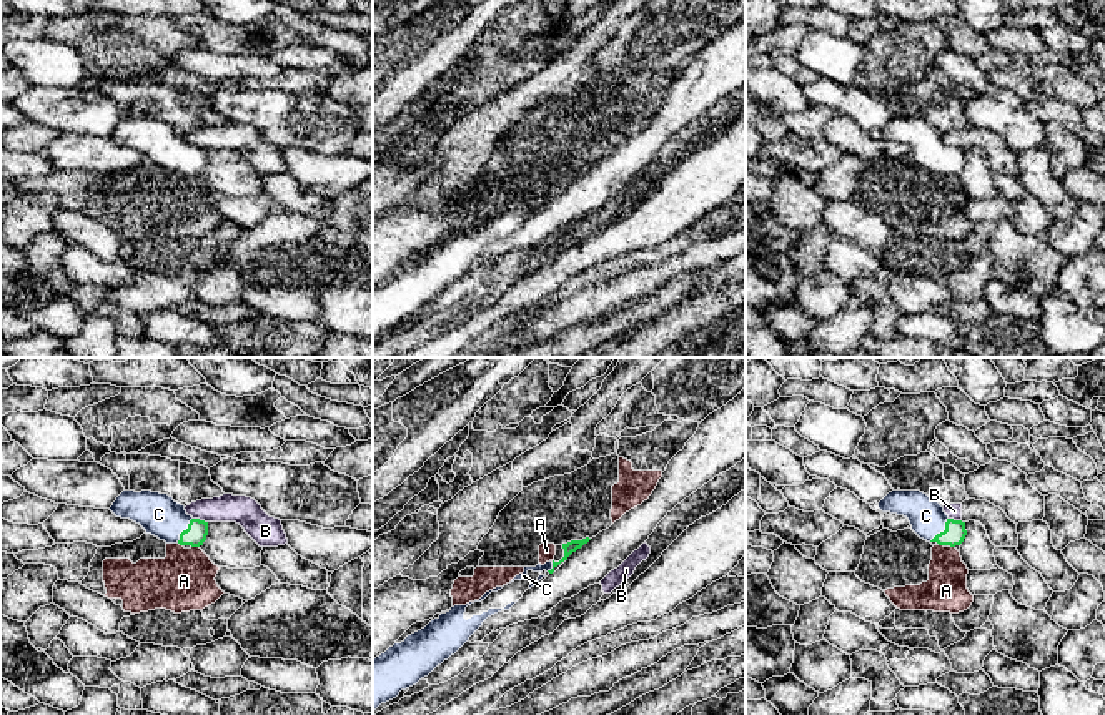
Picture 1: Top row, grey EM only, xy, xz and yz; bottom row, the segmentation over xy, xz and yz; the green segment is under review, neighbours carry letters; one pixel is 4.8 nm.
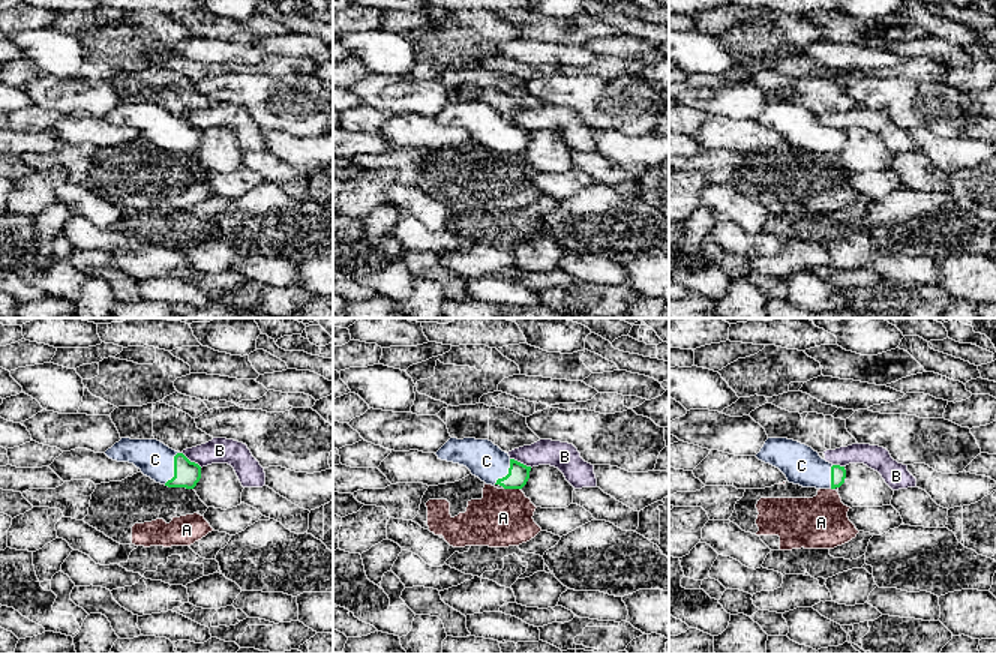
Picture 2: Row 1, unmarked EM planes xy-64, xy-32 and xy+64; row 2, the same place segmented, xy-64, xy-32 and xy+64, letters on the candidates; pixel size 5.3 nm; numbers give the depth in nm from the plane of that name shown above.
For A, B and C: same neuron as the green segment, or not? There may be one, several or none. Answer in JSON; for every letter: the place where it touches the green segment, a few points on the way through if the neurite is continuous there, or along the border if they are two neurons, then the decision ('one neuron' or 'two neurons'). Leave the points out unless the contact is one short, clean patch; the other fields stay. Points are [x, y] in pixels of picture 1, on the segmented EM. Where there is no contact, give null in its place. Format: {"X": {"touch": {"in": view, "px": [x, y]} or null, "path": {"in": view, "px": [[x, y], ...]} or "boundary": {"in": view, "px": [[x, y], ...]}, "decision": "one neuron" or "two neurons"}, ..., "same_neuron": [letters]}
{"A": {"touch": {"in": "xy", "px": [195, 546]}, "boundary": {"in": "xy", "px": [[192, 546], [198, 547]]}, "decision": "two neurons"}, "B": {"touch": {"in": "xy", "px": [198, 519]}, "decision": "two neurons"}, "C": {"touch": {"in": "xy", "px": [183, 531]}, "decision": "one neuron"}, "same_neuron": ["C"]}

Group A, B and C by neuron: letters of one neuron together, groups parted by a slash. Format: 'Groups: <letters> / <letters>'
Groups: A / B / C

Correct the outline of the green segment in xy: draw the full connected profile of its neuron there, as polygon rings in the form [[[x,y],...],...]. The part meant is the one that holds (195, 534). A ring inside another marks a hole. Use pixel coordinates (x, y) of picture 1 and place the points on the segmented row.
[[[123,491],[110,510],[140,524],[146,534],[166,544],[200,547],[208,535],[208,522],[188,515],[185,505],[168,494]]]

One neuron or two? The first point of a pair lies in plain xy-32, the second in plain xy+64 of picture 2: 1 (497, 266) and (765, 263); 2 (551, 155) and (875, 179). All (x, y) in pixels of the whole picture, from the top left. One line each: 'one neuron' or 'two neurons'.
1: one neuron
2: two neurons

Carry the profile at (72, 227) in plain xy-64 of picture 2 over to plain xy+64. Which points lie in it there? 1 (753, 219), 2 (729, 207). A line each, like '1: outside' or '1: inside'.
1: outside
2: outside

